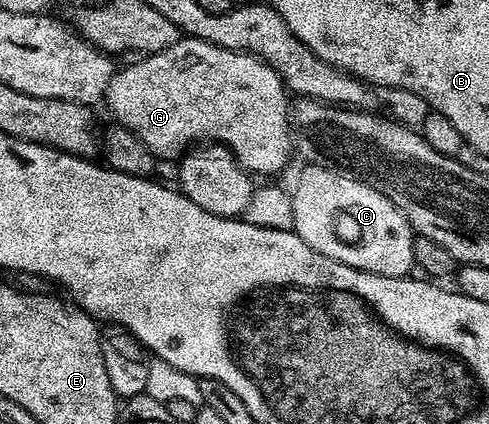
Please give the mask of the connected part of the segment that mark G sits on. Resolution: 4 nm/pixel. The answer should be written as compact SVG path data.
M180 37L176 43L169 45L169 49L152 51L136 59L139 59L136 63L120 66L111 76L105 107L111 110L114 122L139 137L156 160L178 160L196 145L222 145L233 152L243 168L258 176L281 170L287 158L293 155L289 92L268 63L252 55L221 49L209 41L190 37Z

